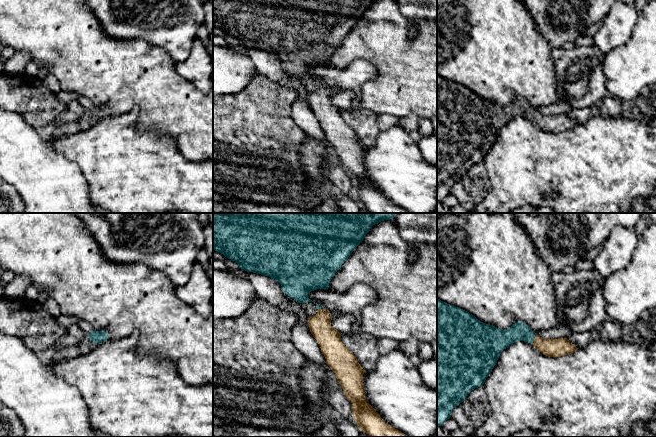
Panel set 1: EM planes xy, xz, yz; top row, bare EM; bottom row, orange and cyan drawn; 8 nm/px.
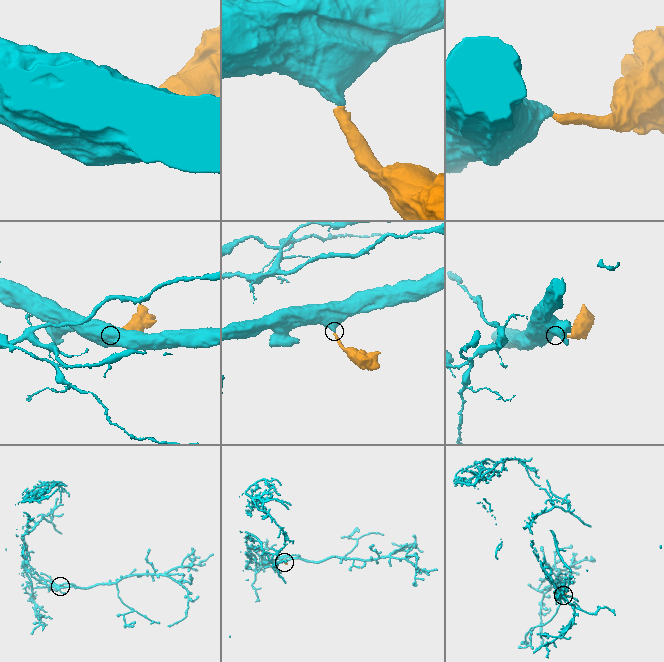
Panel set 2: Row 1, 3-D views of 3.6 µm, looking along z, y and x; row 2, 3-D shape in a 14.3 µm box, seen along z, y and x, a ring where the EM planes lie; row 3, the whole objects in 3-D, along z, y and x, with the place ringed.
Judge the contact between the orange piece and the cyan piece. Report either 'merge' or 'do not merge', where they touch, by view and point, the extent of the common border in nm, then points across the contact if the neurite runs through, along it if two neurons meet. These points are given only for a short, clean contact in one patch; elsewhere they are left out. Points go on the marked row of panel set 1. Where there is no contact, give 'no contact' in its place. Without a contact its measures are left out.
merge; contact yz (534, 339); length 90 nm; way yz (559, 347), (547, 347), (534, 339), (519, 331)

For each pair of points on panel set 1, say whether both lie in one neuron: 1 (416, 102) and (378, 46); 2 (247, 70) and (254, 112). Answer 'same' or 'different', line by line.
1: same
2: different

